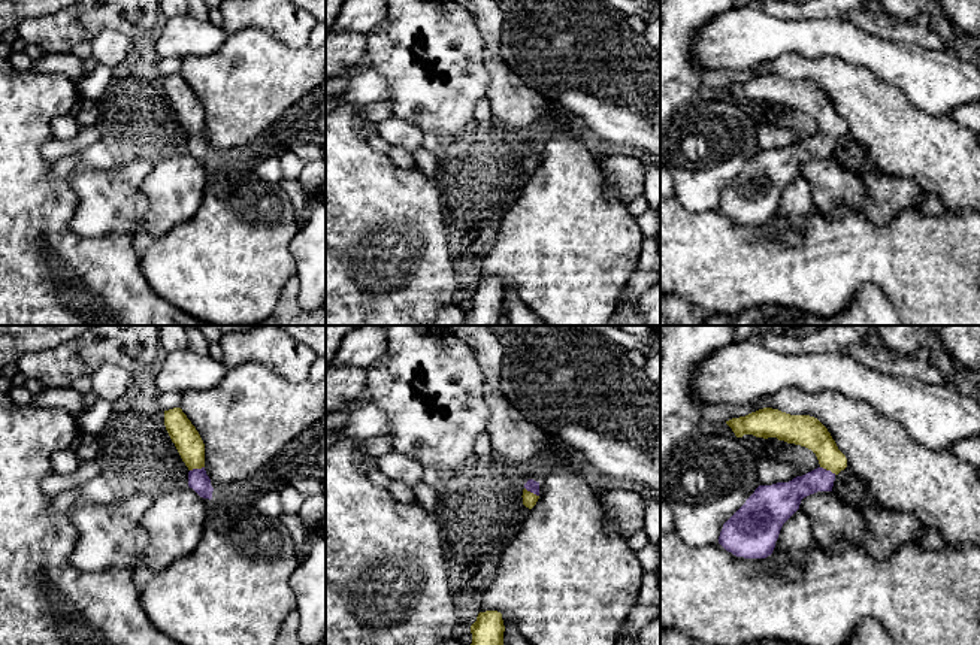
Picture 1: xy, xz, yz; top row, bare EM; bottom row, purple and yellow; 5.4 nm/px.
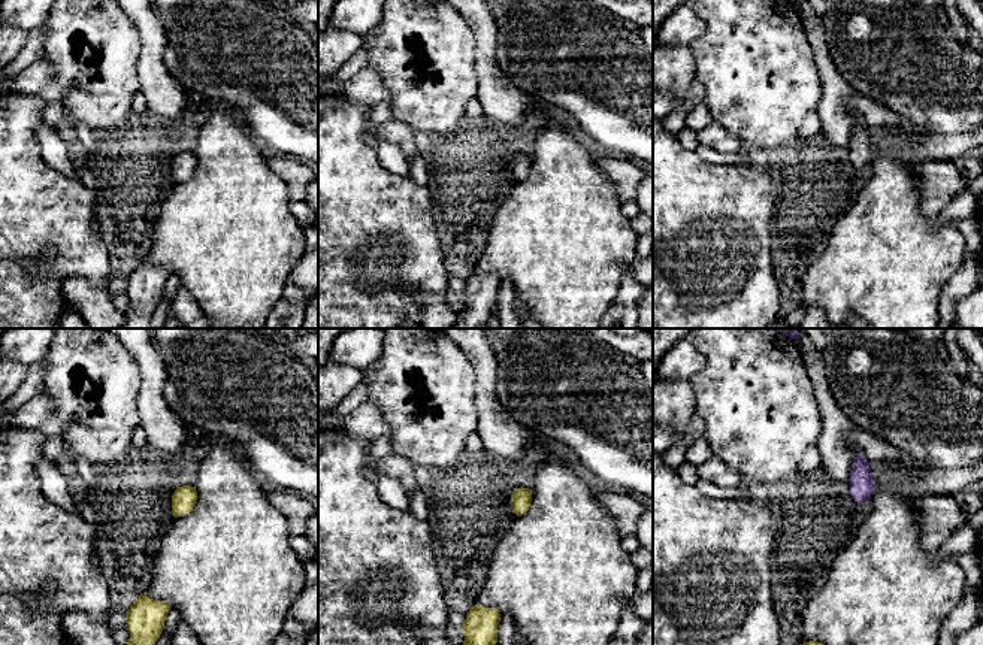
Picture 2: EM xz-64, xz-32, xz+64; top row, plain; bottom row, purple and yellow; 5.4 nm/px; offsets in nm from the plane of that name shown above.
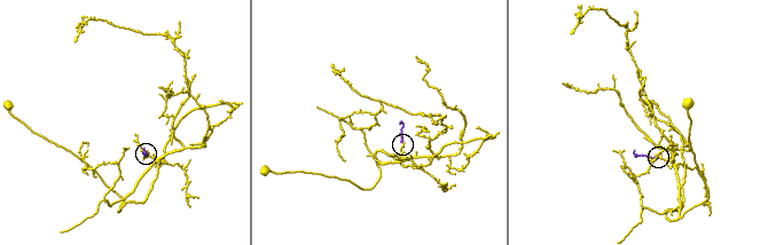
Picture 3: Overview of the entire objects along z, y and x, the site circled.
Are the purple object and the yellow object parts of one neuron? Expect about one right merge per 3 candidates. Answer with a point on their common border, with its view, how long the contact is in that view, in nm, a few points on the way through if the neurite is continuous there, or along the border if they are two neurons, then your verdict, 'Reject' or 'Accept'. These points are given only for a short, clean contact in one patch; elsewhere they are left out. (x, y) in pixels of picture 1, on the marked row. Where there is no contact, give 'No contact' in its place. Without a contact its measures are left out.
Touches purple at yz (828, 471). Shared border 100 nm. Path across: yz (789, 494), (819, 480), (828, 471), (828, 453), (805, 430). Accept

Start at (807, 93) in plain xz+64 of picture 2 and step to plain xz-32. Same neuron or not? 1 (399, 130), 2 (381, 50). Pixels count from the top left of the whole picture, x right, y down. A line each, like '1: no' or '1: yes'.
1: no
2: yes

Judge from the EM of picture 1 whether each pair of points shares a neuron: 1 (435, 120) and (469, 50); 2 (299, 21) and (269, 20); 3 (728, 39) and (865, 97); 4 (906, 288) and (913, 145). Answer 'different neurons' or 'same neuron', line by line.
1: same neuron
2: same neuron
3: different neurons
4: different neurons

